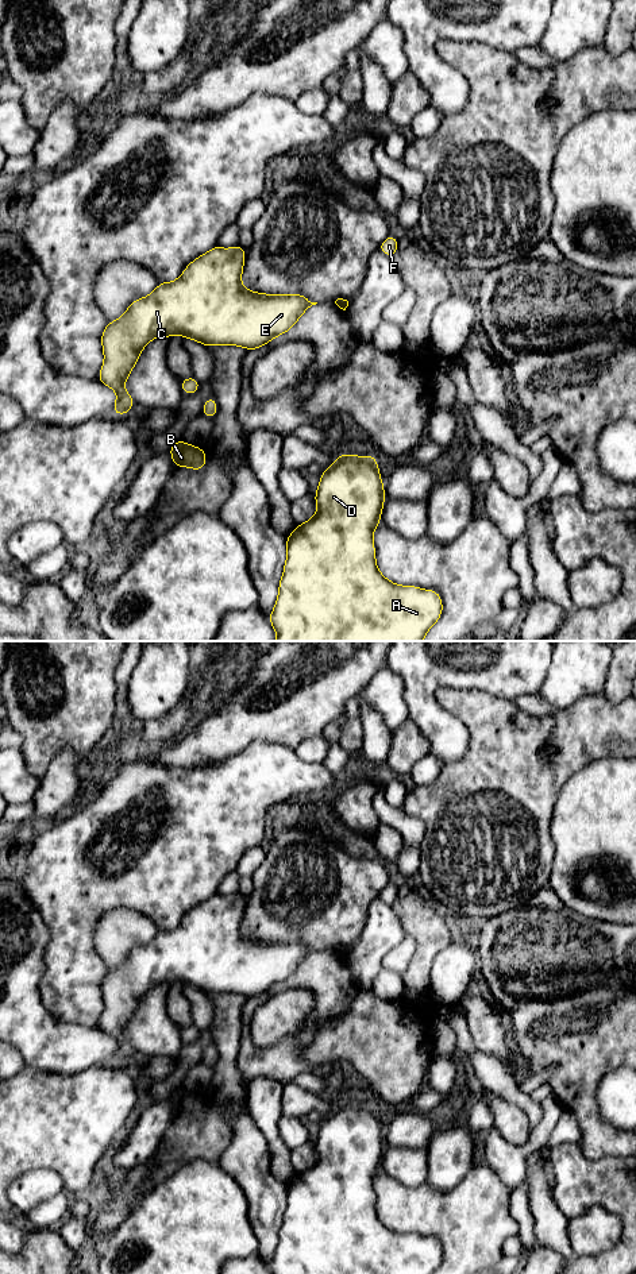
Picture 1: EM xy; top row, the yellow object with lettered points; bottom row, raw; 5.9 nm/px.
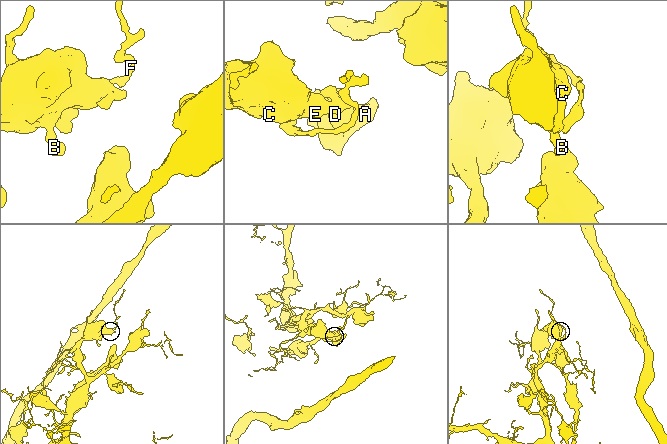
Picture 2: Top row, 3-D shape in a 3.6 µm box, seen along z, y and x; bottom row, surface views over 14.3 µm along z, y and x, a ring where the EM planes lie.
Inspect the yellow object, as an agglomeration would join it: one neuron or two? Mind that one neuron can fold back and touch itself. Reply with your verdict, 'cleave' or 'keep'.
keep

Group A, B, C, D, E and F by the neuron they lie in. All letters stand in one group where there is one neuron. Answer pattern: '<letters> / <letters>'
A B C D E F

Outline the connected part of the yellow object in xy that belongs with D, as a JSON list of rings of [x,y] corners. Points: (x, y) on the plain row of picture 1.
[[[342,1101],[320,1123],[313,1143],[316,1162],[296,1173],[286,1185],[286,1209],[278,1232],[278,1246],[270,1261],[271,1274],[433,1274],[443,1261],[443,1248],[435,1238],[400,1234],[388,1228],[378,1217],[373,1180],[381,1171],[385,1151],[377,1105]]]

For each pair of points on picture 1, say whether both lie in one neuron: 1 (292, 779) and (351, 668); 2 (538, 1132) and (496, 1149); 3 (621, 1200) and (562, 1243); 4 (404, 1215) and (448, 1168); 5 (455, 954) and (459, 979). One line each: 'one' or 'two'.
1: two
2: one
3: two
4: two
5: one

